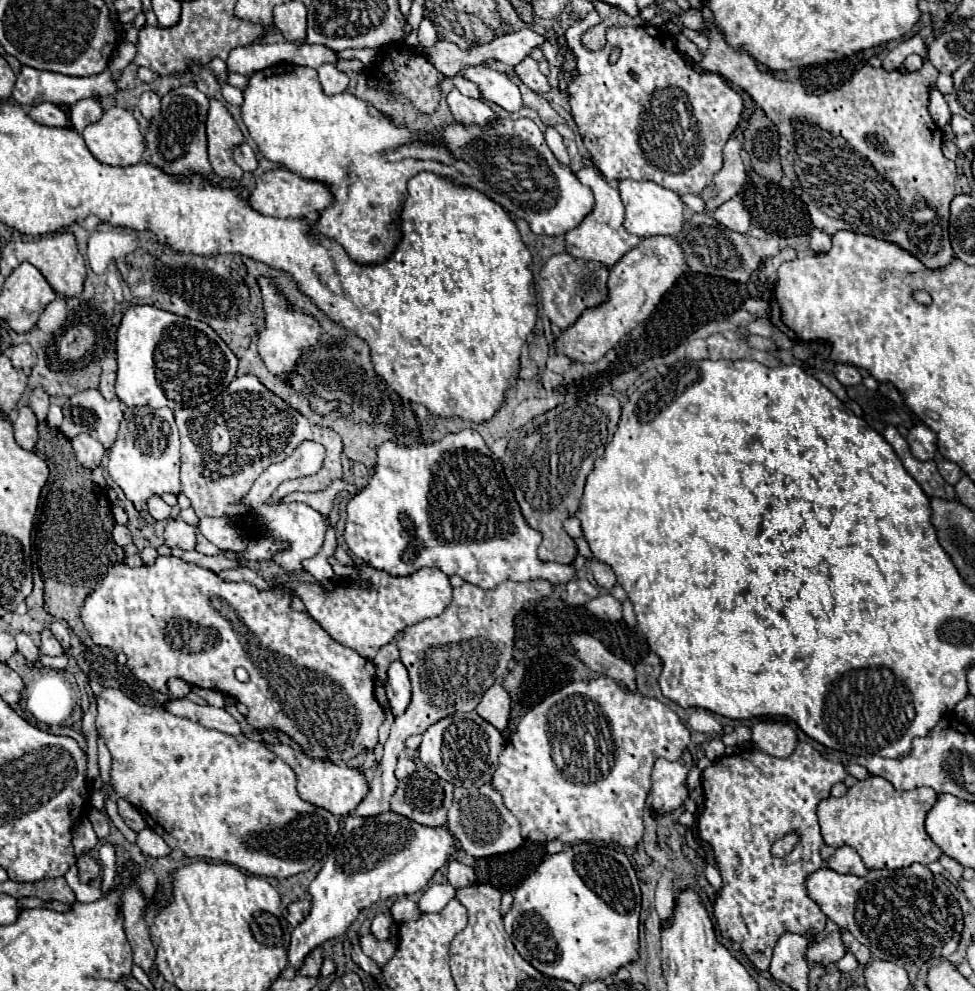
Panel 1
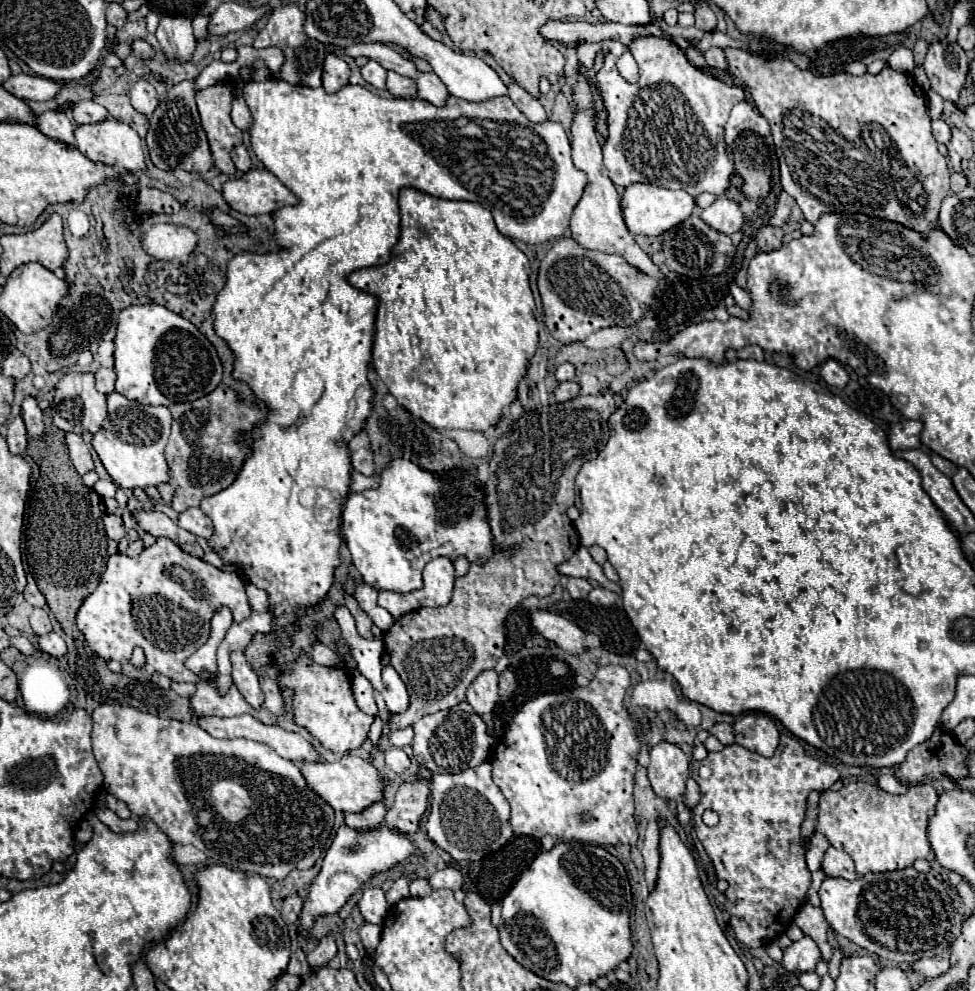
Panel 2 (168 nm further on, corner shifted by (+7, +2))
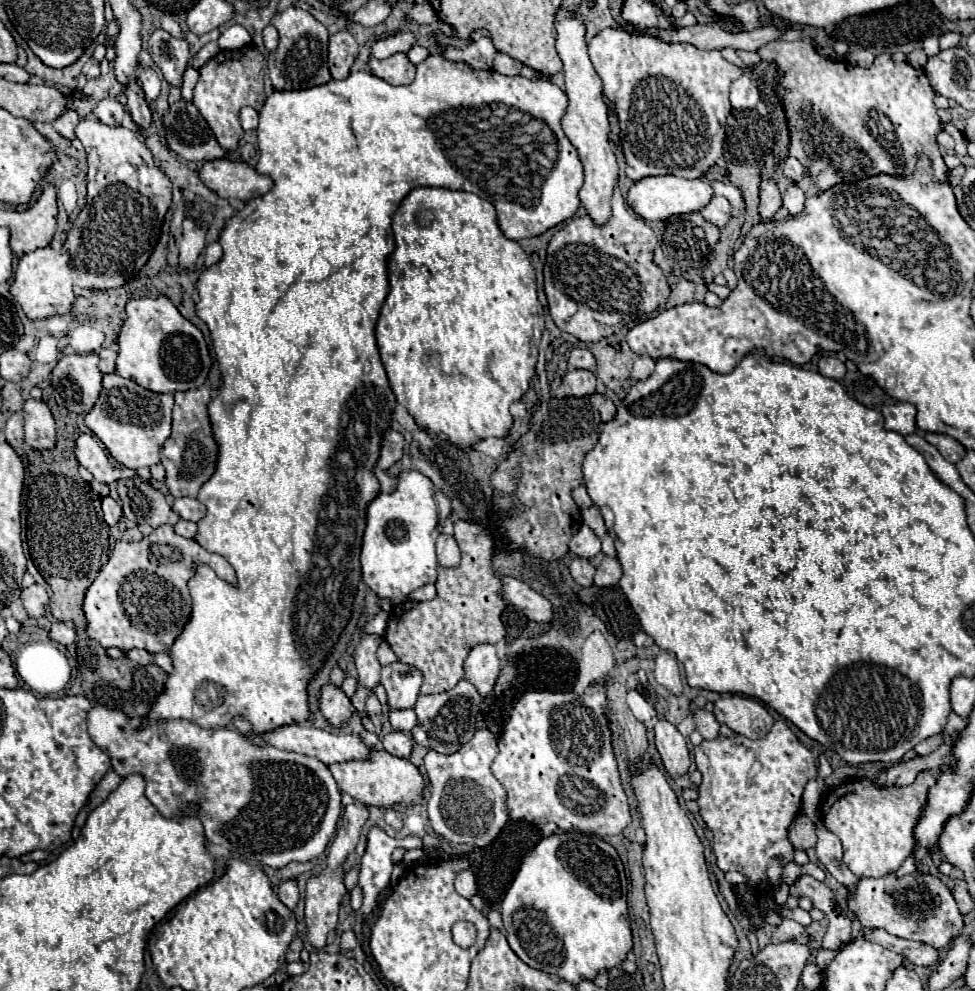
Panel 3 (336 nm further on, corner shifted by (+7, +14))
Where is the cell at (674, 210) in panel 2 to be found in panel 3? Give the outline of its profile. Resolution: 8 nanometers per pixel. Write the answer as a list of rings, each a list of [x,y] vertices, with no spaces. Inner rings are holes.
[[[648,176],[636,182],[628,192],[628,206],[644,220],[666,220],[674,214],[690,214],[702,210],[714,196],[710,182],[702,178],[678,178],[678,176]]]

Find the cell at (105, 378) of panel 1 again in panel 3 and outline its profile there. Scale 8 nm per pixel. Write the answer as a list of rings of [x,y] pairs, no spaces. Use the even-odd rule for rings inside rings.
[[[102,348],[98,352],[98,356],[100,356],[100,372],[102,374],[114,372],[114,368],[116,368],[116,352],[110,350],[110,348]]]

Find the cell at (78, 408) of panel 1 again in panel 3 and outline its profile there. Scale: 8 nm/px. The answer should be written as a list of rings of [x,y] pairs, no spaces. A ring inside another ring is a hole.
[[[64,354],[52,370],[52,388],[58,406],[86,414],[102,390],[98,354]]]

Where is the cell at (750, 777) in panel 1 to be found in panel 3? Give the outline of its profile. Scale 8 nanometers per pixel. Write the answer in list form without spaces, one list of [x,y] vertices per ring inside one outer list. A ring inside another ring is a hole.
[[[778,720],[774,722],[772,730],[758,740],[750,740],[746,736],[734,736],[734,738],[720,736],[718,740],[704,740],[694,748],[694,762],[704,776],[700,784],[698,806],[702,820],[714,834],[712,846],[718,868],[724,872],[738,870],[748,876],[750,880],[748,886],[756,890],[766,890],[770,886],[766,880],[766,866],[770,858],[780,856],[784,864],[792,862],[794,848],[788,842],[788,828],[800,810],[804,786],[808,784],[808,780],[818,776],[814,754],[800,744],[800,740],[792,734],[792,730],[786,726],[784,720]]]

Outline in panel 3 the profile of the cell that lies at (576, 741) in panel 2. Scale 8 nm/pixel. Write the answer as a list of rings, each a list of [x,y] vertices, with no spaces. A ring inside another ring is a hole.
[[[594,684],[588,686],[584,694],[574,694],[574,692],[526,692],[526,696],[522,696],[516,706],[510,712],[510,720],[505,725],[498,739],[498,748],[500,752],[496,756],[496,760],[492,762],[492,774],[498,778],[498,782],[504,786],[506,794],[508,794],[508,812],[512,820],[526,820],[532,822],[536,826],[542,826],[546,822],[554,822],[558,824],[560,830],[564,832],[584,832],[584,834],[598,834],[598,836],[612,836],[612,834],[620,834],[628,824],[630,824],[630,808],[628,808],[628,800],[624,794],[624,788],[620,784],[620,774],[616,768],[616,760],[612,754],[612,742],[610,742],[610,728],[608,728],[608,720],[604,714],[604,706],[606,706],[606,688],[604,684]]]

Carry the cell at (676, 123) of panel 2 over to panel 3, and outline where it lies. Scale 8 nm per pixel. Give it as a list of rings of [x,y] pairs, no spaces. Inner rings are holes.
[[[606,28],[600,34],[596,34],[590,44],[590,60],[598,72],[598,76],[604,82],[604,96],[614,104],[614,110],[618,114],[620,120],[620,138],[622,138],[622,148],[624,148],[624,156],[626,156],[626,174],[638,182],[642,178],[648,176],[660,176],[660,174],[674,174],[674,176],[682,176],[682,178],[700,178],[710,166],[716,164],[718,158],[722,158],[722,146],[724,146],[724,126],[726,126],[726,118],[730,114],[730,100],[728,100],[728,90],[730,90],[730,82],[736,80],[742,70],[736,68],[734,64],[726,62],[720,54],[720,50],[698,50],[690,44],[666,44],[660,38],[654,36],[644,36],[644,34],[630,34],[626,30],[614,30],[614,28]]]

